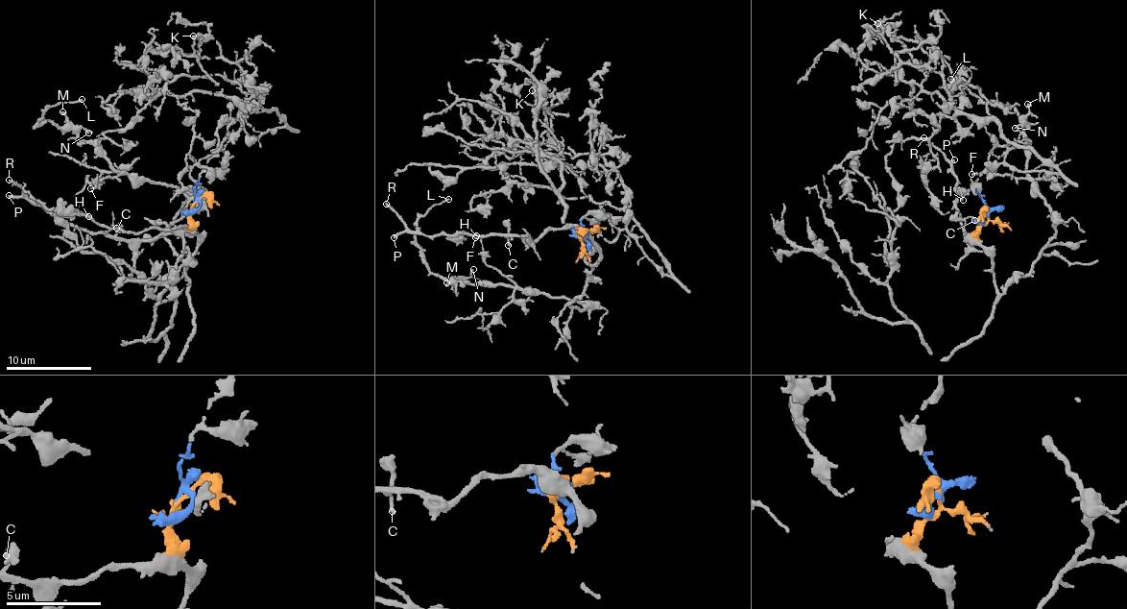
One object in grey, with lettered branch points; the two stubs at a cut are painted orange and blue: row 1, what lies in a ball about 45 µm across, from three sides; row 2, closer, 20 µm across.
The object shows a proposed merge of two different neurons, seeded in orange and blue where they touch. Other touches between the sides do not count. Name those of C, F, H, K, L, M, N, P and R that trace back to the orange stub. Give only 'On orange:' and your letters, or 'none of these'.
On orange: C, F, H, L, M, N, P, R

